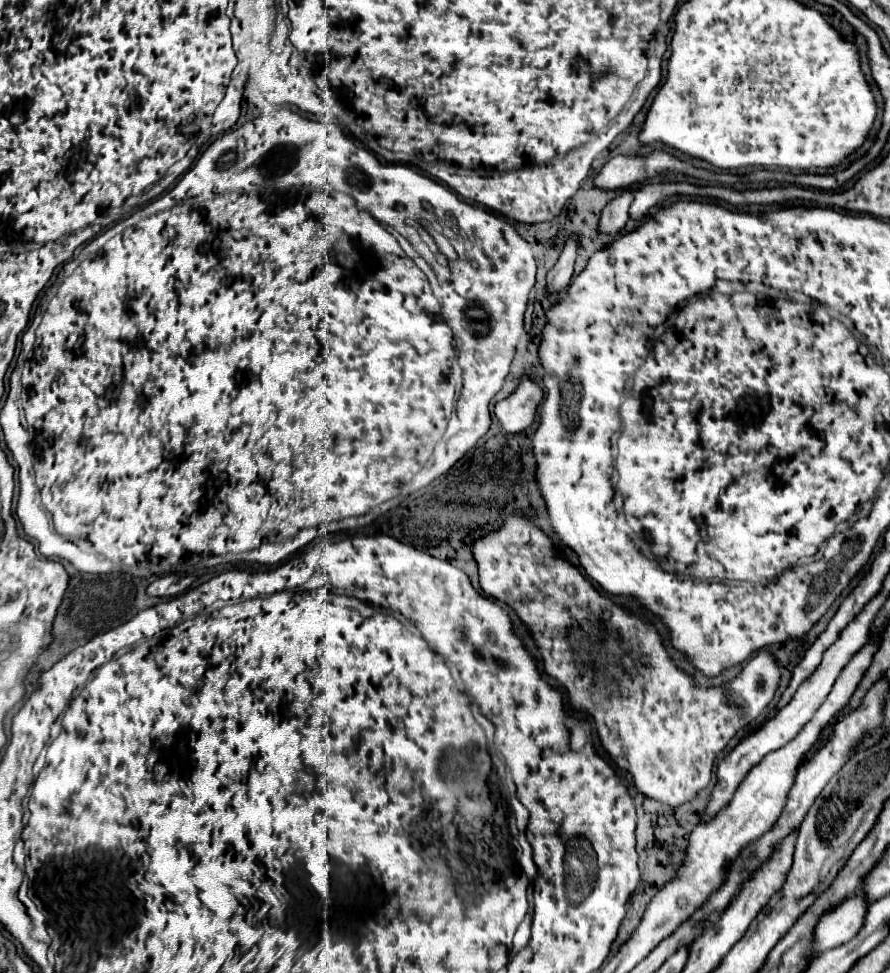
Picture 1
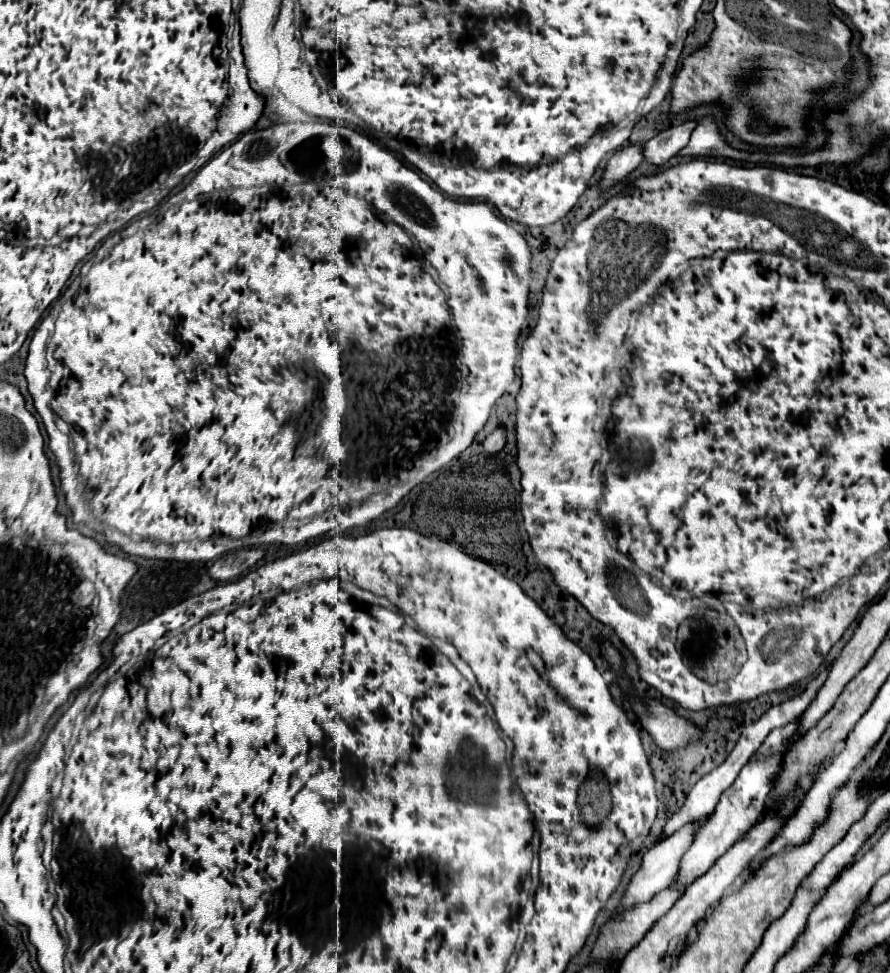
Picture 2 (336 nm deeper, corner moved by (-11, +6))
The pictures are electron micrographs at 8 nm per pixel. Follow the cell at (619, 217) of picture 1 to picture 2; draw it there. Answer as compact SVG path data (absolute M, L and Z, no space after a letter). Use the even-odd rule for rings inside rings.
M688 120L656 134L644 146L644 160L652 162L654 166L664 166L672 156L676 156L688 144L690 134L696 126L698 126L696 120Z

